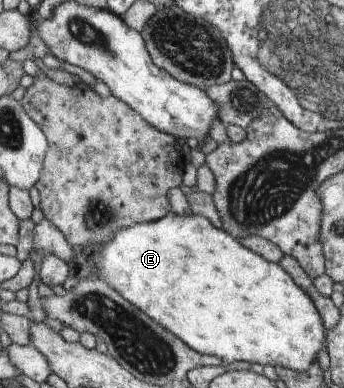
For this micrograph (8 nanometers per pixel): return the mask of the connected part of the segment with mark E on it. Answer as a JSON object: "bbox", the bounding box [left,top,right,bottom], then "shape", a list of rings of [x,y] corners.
{"bbox":[82,211,325,371],"shape":[[[170,211],[168,216],[153,222],[144,222],[133,226],[117,229],[113,236],[98,247],[92,247],[82,254],[89,256],[96,267],[99,279],[104,280],[113,287],[124,299],[132,305],[143,310],[155,322],[164,326],[170,333],[181,338],[186,345],[201,354],[208,354],[222,358],[226,365],[234,361],[248,361],[248,363],[259,363],[260,365],[283,365],[288,369],[306,371],[317,359],[318,352],[325,348],[325,326],[322,325],[321,314],[317,306],[313,304],[310,297],[292,280],[292,275],[278,262],[268,261],[261,254],[254,253],[244,243],[223,228],[218,229],[204,216],[198,214],[182,215]]]}

